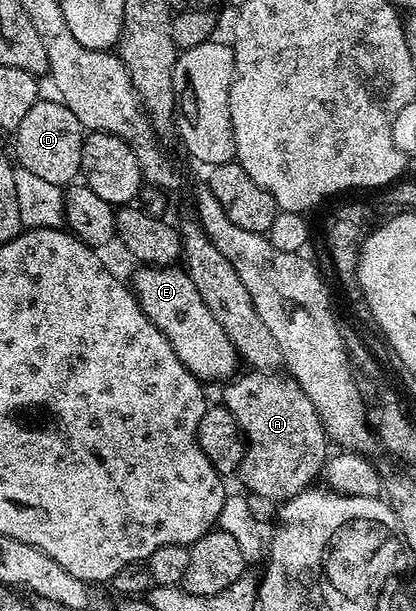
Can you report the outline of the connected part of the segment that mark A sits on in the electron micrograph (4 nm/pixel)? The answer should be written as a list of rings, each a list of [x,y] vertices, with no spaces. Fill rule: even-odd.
[[[268,370],[260,372],[244,372],[231,377],[223,385],[223,407],[234,414],[240,431],[244,433],[244,460],[240,464],[238,480],[241,480],[250,491],[264,500],[283,502],[305,491],[323,473],[325,461],[330,456],[330,441],[324,423],[320,421],[314,402],[310,402],[307,394],[296,385],[296,381],[287,375],[273,374]]]

